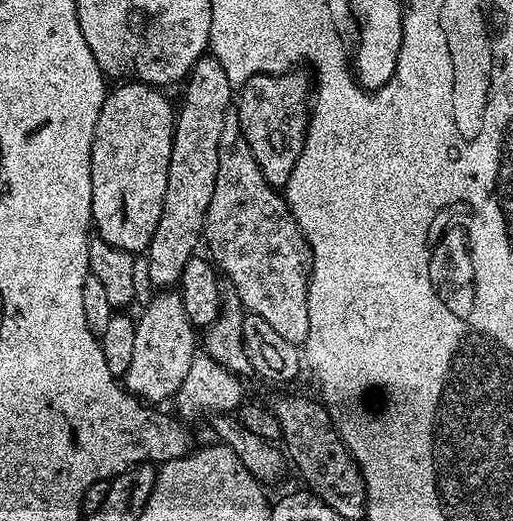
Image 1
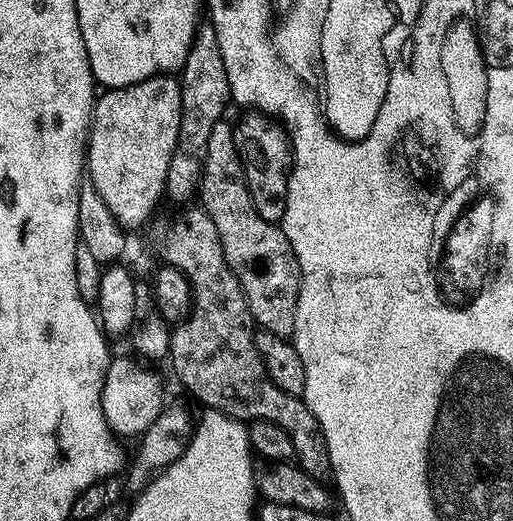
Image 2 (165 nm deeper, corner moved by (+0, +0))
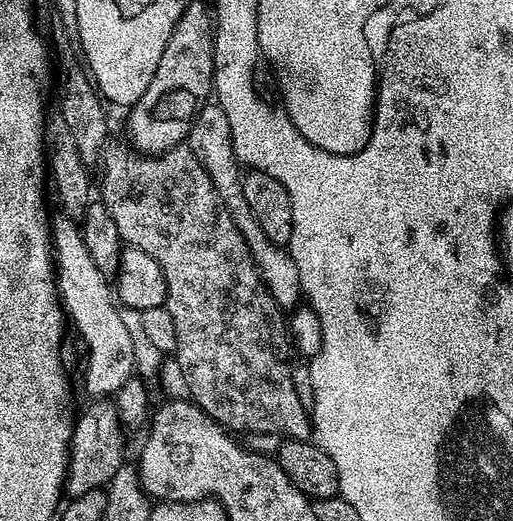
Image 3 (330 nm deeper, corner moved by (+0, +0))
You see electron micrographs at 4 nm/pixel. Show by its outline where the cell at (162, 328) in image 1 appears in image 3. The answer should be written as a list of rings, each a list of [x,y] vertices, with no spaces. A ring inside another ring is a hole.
[[[97,399],[86,412],[78,416],[72,430],[66,477],[66,492],[69,497],[86,494],[95,488],[104,488],[108,480],[114,478],[114,474],[126,460],[124,435],[126,432],[116,413],[116,405],[107,399]]]

